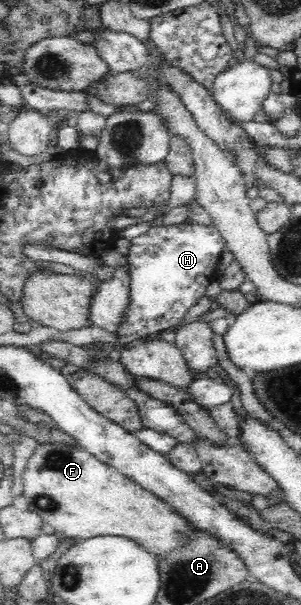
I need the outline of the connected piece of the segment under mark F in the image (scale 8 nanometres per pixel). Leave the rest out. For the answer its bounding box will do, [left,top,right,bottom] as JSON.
[22,443,195,559]

